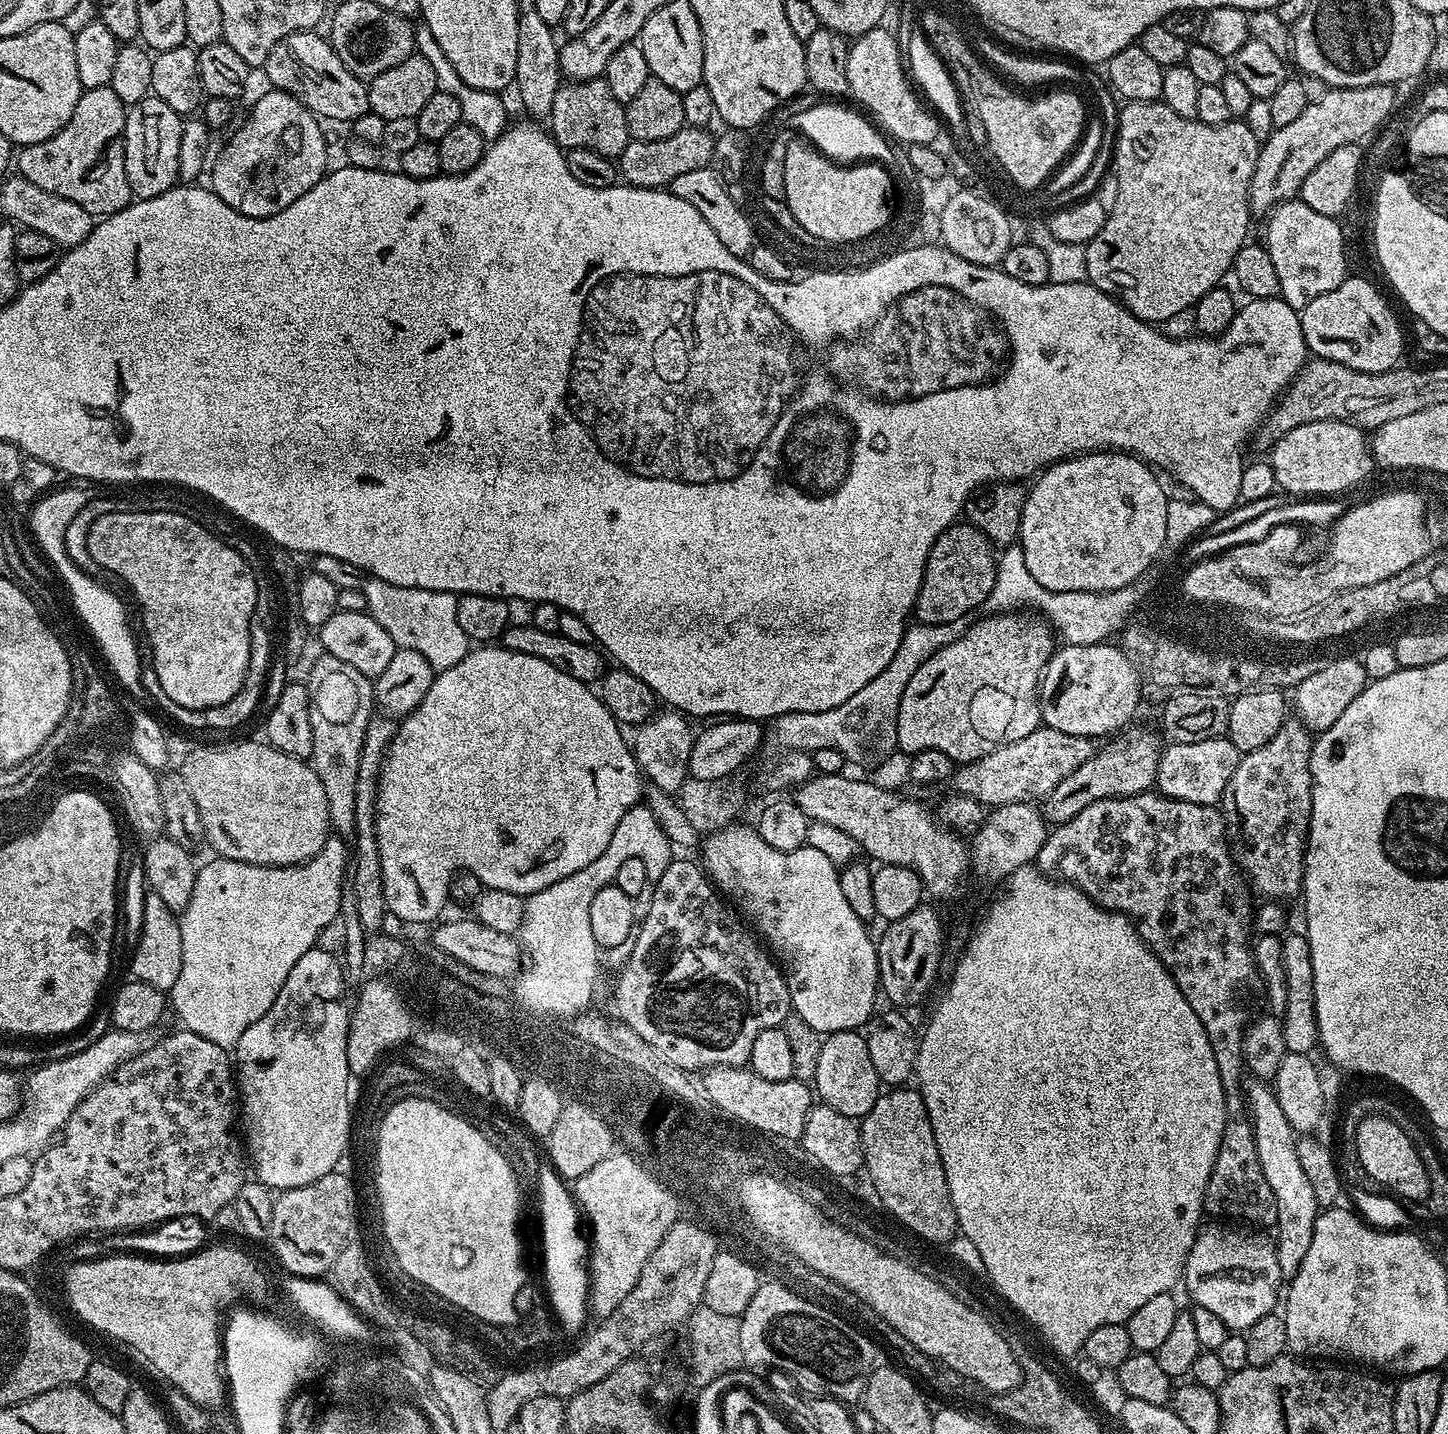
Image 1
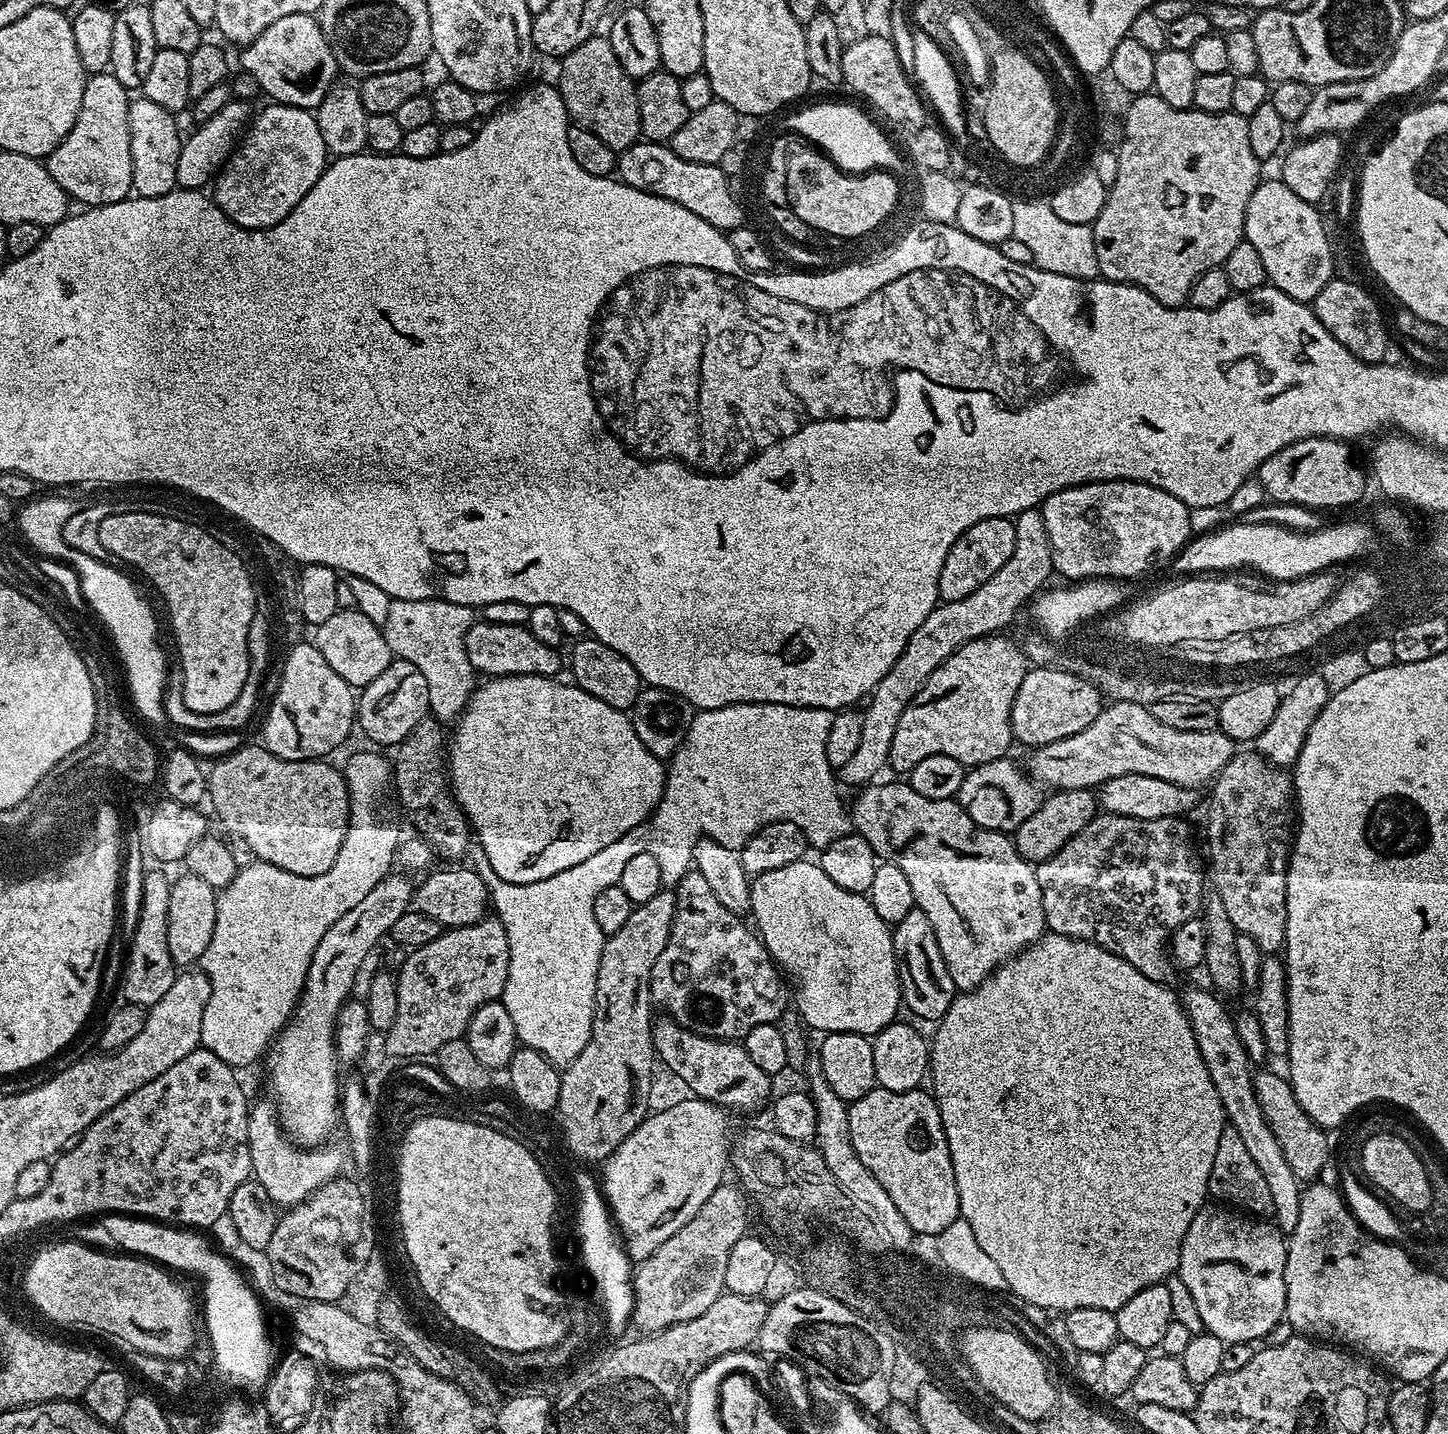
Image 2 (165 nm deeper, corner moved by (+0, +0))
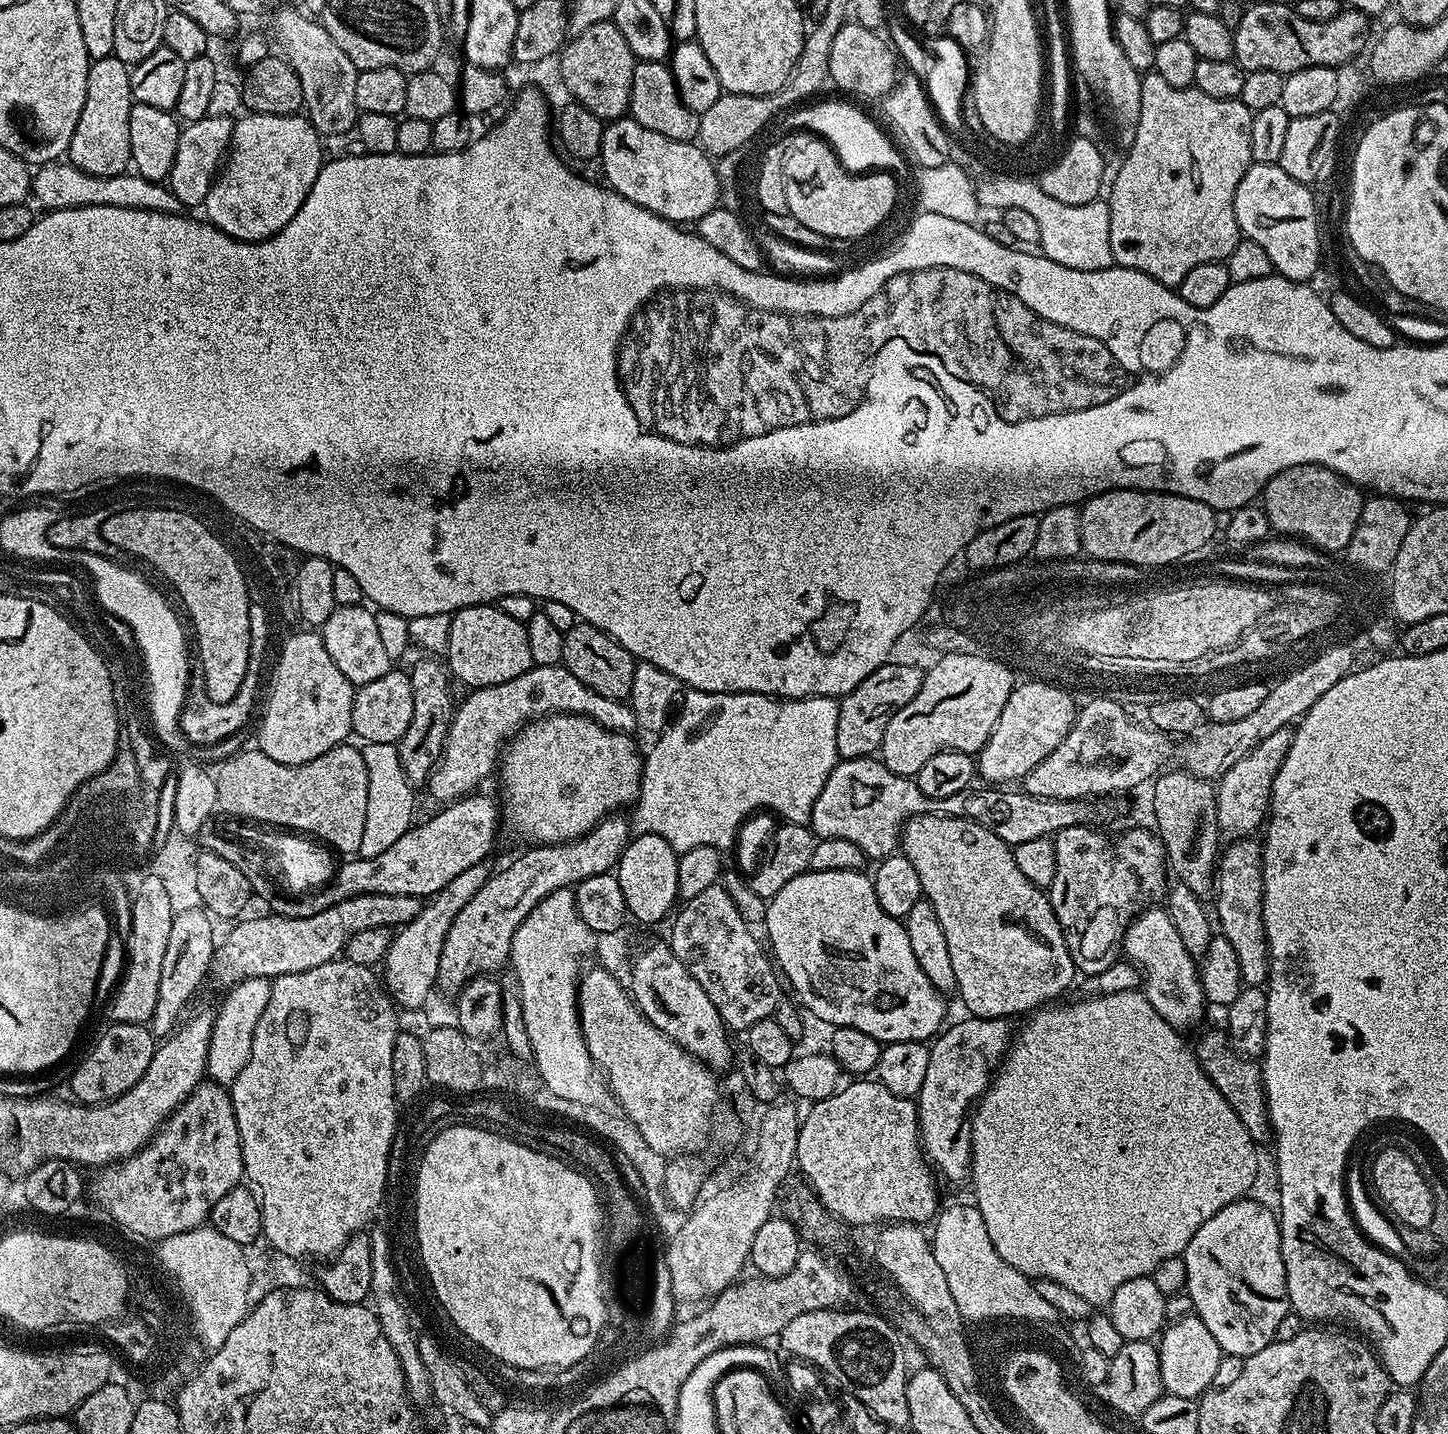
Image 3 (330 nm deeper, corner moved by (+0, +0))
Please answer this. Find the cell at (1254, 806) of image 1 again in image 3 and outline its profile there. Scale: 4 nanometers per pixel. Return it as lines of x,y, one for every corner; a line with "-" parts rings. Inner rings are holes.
1245,838
1229,843
1223,849
1222,857
1218,862
1218,887
1215,889
1215,896
1214,920
1218,925
1219,935
1224,936
1226,942
1230,942
1230,946
1234,946
1234,954
1238,954
1238,966
1242,969
1245,985
1267,985
1268,941
1264,939
1264,849
1259,839

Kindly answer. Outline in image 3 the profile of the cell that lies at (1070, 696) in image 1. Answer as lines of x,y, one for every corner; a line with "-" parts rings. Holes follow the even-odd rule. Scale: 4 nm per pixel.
1035,678
1029,679
1028,682
1029,684
1017,683
1013,687
1006,706
1002,706
1002,714
998,718
987,744
978,753
979,779
988,780
984,782
989,785
1004,786
1007,785
1004,784
1007,780
1023,781
1024,776
1030,774
1030,770
1034,770
1034,766
1038,766
1038,762
1042,762
1042,758
1049,756
1062,742
1062,738
1066,738
1066,734
1070,734
1072,724
1076,721
1078,704
1072,701
1073,693
1067,687
1045,683
1043,680

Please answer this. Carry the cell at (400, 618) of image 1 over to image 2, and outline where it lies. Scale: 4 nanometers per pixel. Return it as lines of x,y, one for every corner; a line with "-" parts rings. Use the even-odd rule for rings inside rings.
398,599
392,600
389,617
381,627
393,657
412,662
425,675
430,697
429,711
435,719
444,724
451,723
459,717
476,686
476,673
469,664
465,644
466,634
474,623
472,616
473,609
460,603
446,602
444,599

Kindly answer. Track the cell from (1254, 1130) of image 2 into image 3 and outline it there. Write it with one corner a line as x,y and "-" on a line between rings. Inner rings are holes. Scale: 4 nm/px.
1152,906
1141,911
1128,931
1124,933
1122,952
1140,967
1144,975
1142,991
1144,997
1166,1018
1166,1022
1177,1030
1192,1028
1204,1016
1206,1001
1200,985
1200,970
1197,961
1191,956
1175,929
1175,922
1163,907

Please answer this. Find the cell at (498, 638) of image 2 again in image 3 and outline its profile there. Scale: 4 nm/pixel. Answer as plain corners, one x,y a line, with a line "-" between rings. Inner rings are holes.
495,603
471,604
451,613
446,666
453,677
456,676
469,689
475,690
486,686
498,686
526,674
534,667
530,658
528,630
519,624
510,614
502,614

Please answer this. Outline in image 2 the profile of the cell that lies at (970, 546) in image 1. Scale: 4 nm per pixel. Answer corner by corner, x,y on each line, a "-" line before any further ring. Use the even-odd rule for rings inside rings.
1009,517
986,518
970,526
970,530
963,532
958,542
950,546
950,554
946,554
946,562
942,562
942,574
938,578
940,600
957,600
966,598
966,594
974,594
982,582
1006,566
1010,554
1014,554
1014,523

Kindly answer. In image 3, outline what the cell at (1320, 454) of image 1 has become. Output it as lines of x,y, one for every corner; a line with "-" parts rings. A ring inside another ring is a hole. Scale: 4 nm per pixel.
1303,464
1290,470
1282,470
1282,474
1270,478
1262,493
1262,507
1272,524
1273,533
1281,537
1299,538
1325,554
1343,553
1347,549
1359,515
1362,514
1364,502
1365,497
1357,485
1351,484
1337,472
1331,472
1330,469
1317,464

